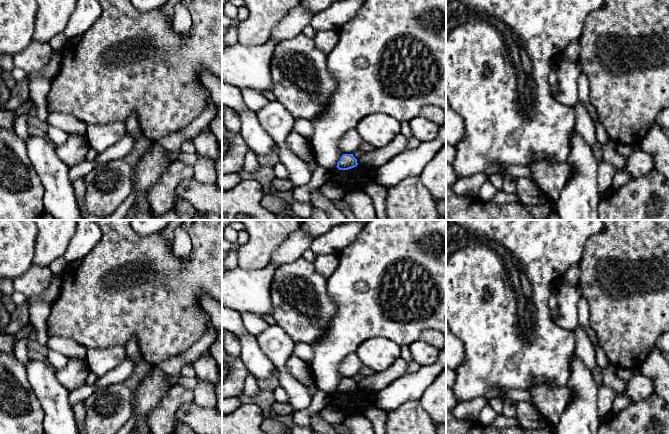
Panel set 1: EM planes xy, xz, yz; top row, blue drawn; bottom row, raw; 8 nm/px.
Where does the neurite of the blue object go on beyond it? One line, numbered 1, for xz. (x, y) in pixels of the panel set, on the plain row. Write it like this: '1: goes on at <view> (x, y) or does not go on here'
1: does not go on here

